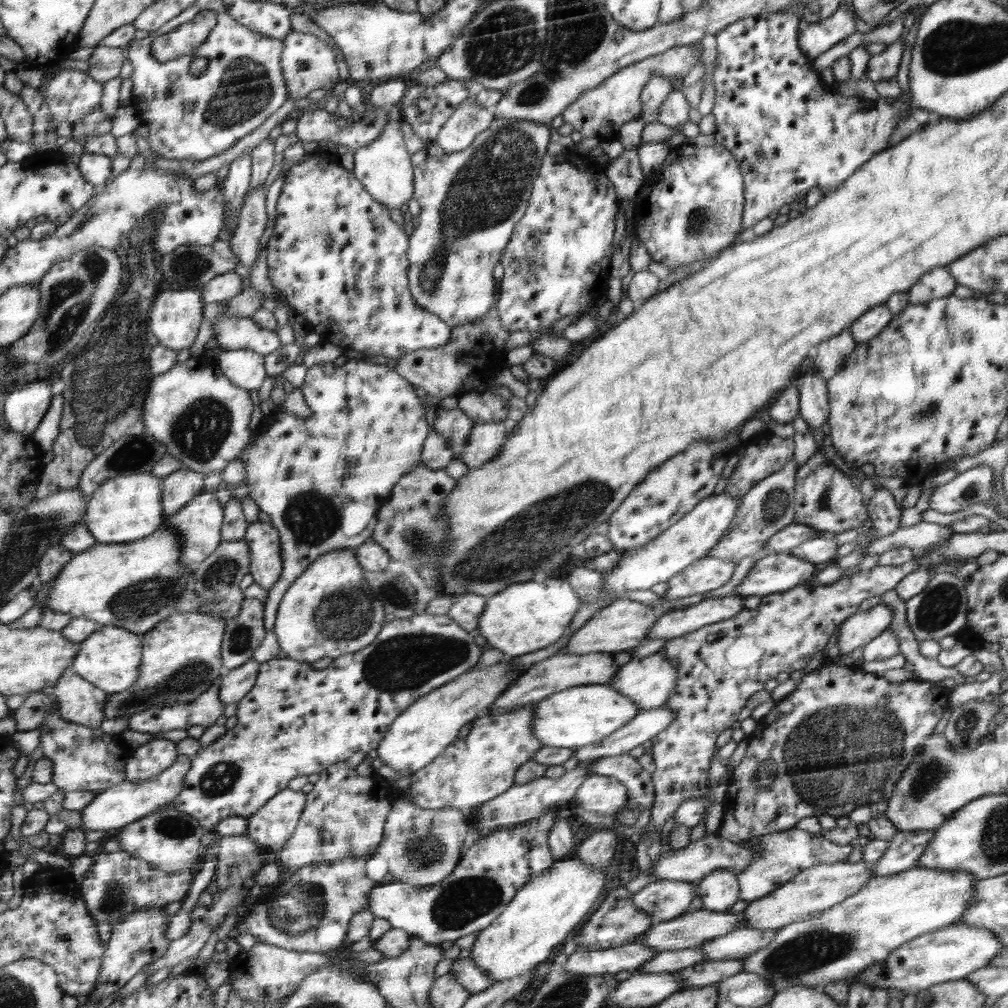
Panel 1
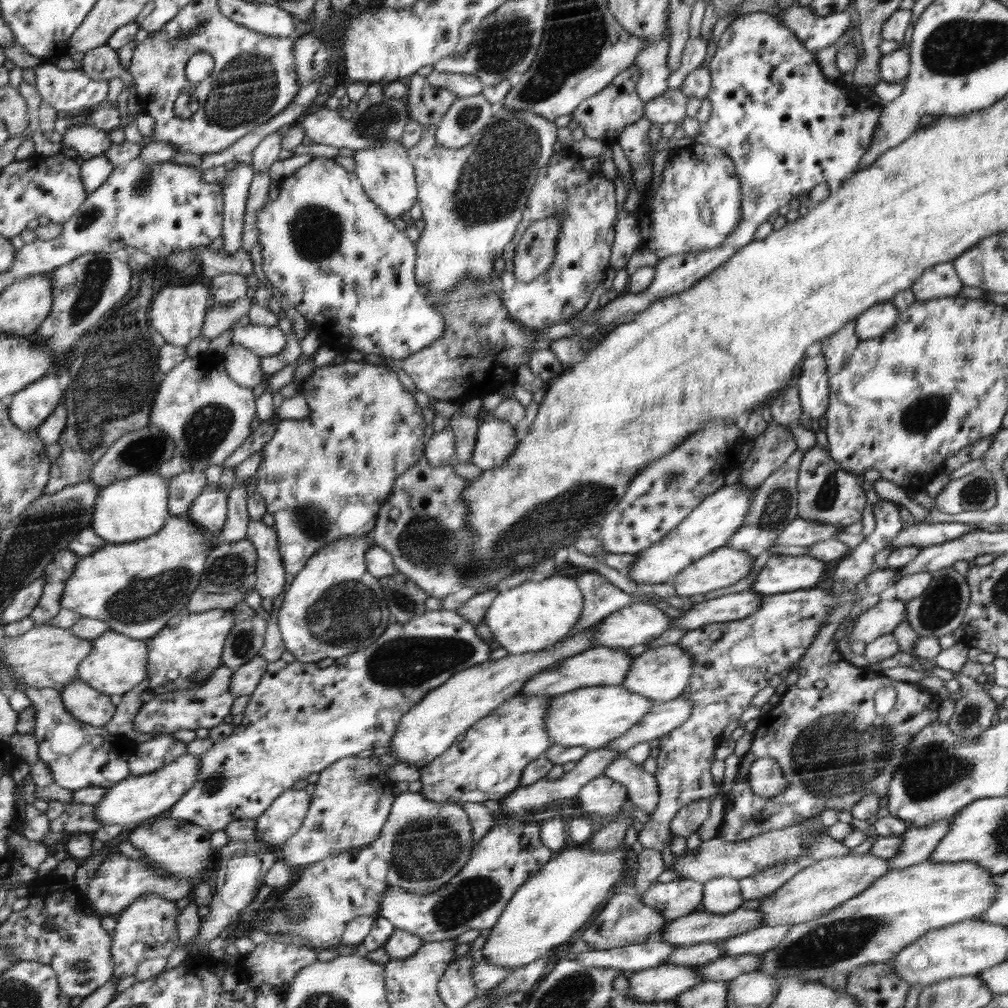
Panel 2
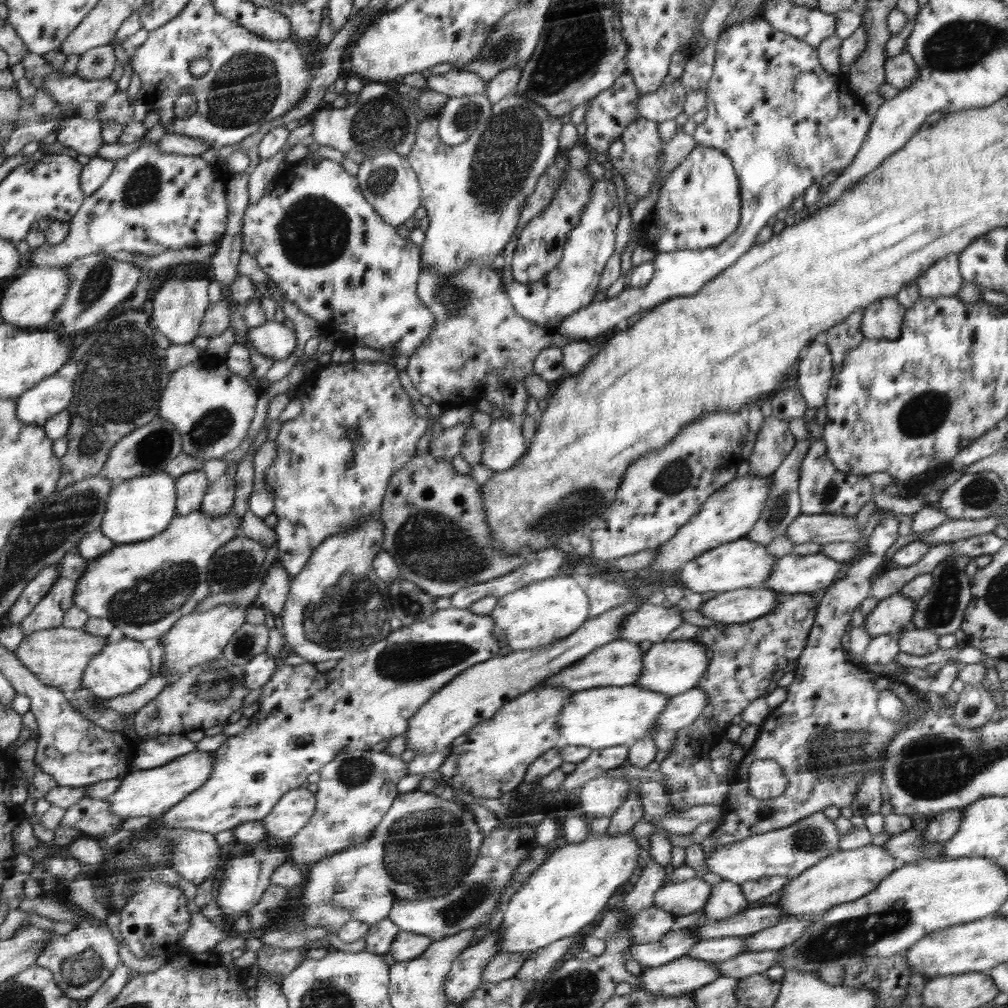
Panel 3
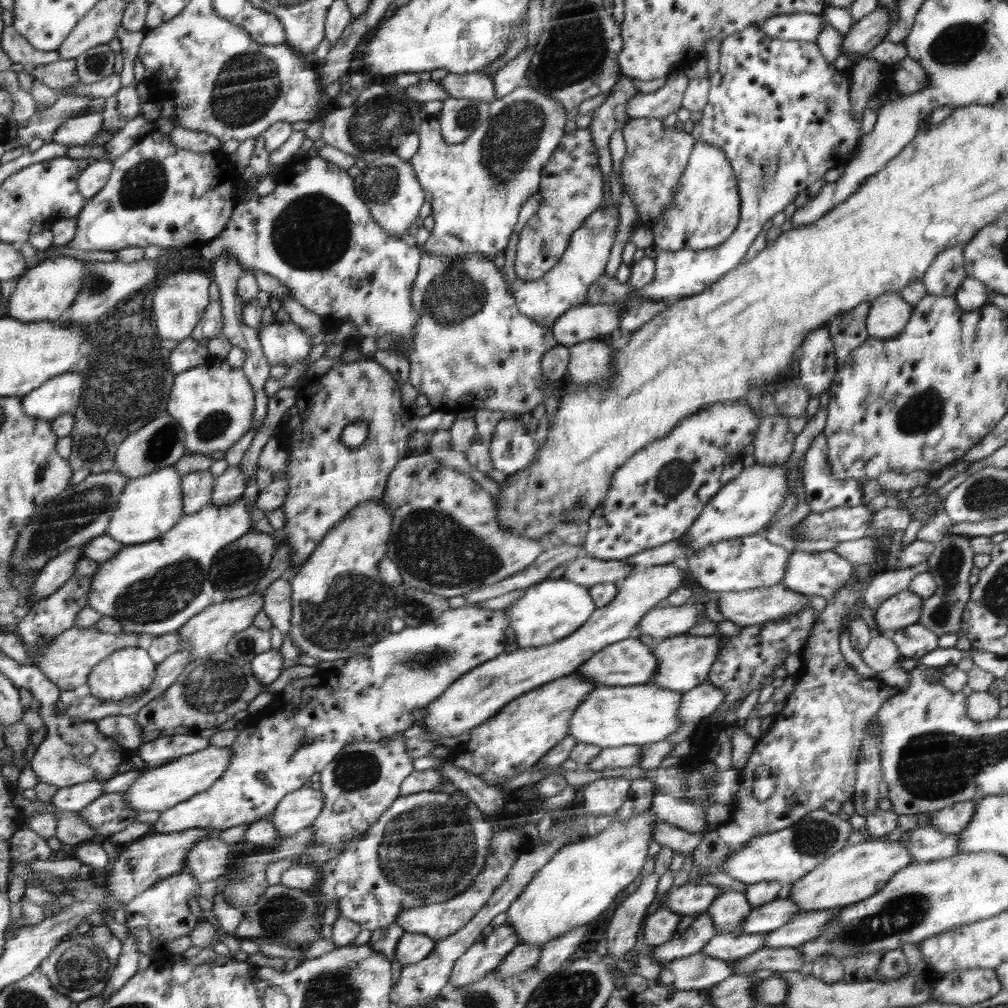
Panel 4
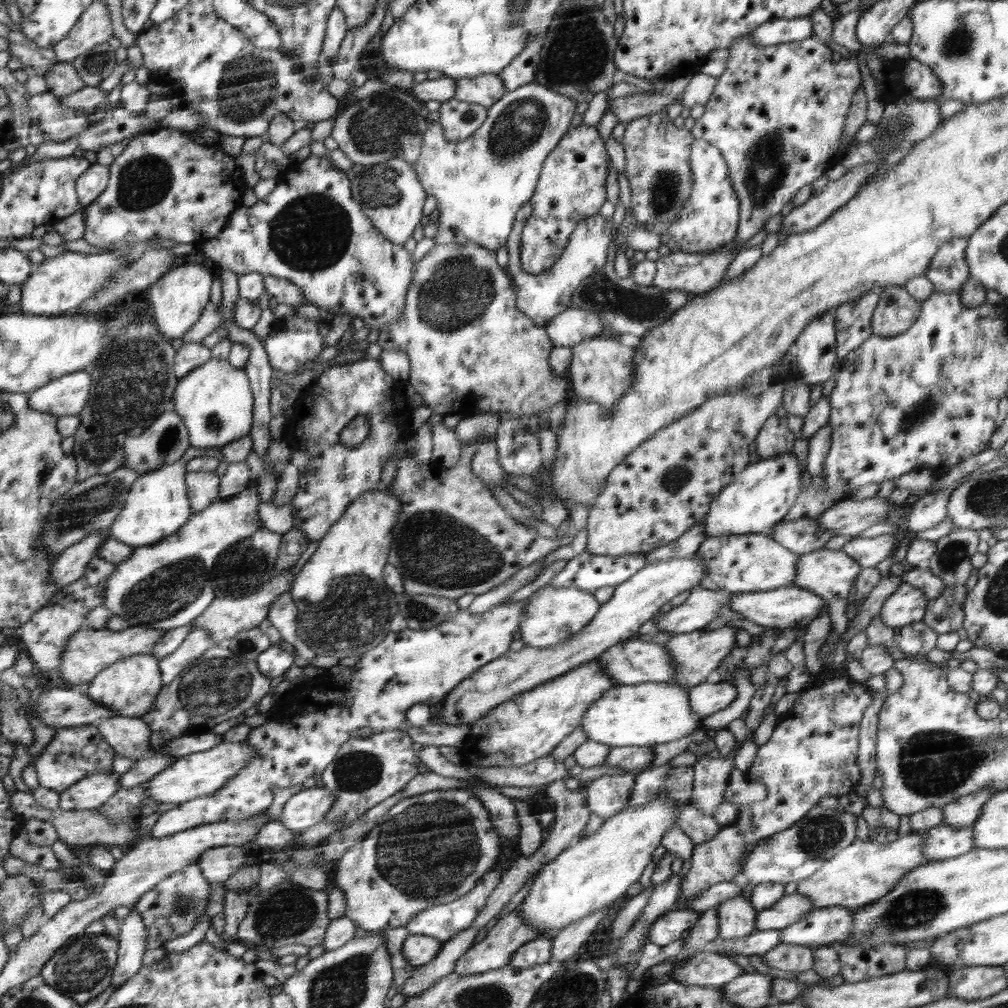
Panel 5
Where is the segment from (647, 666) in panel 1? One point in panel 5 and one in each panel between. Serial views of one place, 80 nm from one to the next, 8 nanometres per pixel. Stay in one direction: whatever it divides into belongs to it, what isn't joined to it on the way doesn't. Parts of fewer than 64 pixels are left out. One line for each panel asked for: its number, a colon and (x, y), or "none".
2: (661, 674)
3: (670, 667)
4: (683, 662)
5: (697, 653)

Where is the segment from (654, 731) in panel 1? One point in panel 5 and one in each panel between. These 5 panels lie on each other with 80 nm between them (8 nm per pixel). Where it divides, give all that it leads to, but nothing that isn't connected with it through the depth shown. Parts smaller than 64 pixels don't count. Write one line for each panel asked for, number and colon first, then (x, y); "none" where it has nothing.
2: (664, 717)
3: (683, 709)
4: (700, 702)
5: (707, 698)

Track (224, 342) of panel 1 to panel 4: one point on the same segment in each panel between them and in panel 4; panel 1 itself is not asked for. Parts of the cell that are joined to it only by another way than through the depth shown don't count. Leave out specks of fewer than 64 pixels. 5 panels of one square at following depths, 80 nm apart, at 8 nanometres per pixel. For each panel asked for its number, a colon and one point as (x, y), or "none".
2: (267, 341)
3: (274, 340)
4: (284, 343)

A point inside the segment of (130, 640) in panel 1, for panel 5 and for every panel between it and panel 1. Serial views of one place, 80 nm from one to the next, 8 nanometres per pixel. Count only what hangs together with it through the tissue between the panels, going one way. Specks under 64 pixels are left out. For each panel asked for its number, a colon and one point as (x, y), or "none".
2: (117, 662)
3: (123, 667)
4: (128, 672)
5: (129, 687)

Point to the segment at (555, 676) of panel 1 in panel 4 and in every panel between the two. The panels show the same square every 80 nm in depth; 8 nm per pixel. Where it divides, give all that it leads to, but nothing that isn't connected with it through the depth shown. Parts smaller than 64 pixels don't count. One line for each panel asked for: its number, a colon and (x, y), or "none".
2: (601, 666)
3: (621, 662)
4: (629, 662)

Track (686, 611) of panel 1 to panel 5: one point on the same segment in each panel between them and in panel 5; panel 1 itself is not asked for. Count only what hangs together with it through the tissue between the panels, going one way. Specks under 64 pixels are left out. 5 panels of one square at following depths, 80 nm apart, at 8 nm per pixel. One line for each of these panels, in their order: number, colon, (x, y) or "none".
2: (732, 606)
3: (737, 606)
4: (752, 607)
5: (788, 606)

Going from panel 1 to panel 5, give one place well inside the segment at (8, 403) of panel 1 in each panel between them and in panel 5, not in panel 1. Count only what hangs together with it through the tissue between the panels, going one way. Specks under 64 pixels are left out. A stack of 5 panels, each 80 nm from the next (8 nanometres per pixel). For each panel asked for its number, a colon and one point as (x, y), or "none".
2: (30, 408)
3: (51, 396)
4: (59, 395)
5: (68, 395)

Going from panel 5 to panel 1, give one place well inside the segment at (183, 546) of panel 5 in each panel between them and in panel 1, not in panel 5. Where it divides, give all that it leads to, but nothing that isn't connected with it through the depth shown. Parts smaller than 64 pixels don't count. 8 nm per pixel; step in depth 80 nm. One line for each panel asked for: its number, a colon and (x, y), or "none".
1: (134, 586)
2: (136, 587)
3: (144, 588)
4: (155, 587)

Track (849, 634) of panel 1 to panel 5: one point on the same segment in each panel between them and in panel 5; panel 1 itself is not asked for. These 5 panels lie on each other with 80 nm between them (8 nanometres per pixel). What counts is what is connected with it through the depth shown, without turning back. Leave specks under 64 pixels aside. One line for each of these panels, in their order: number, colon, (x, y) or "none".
2: (881, 619)
3: (895, 612)
4: (903, 609)
5: (908, 603)

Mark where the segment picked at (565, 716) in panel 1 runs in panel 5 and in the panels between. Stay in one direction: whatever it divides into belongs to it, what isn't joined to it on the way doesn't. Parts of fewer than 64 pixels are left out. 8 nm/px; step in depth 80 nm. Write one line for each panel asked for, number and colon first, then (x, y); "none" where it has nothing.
2: (592, 716)
3: (600, 717)
4: (612, 716)
5: (650, 713)

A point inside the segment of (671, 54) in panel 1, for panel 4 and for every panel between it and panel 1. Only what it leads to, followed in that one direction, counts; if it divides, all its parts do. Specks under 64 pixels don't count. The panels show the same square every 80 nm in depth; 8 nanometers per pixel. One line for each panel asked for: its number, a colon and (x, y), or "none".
2: (603, 117)
3: (608, 114)
4: (612, 115)

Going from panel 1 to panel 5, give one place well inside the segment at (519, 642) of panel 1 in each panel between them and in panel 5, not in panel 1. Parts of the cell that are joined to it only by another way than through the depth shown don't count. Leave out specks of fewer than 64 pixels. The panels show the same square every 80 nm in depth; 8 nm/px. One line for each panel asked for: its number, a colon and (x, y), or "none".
2: (534, 615)
3: (540, 613)
4: (547, 612)
5: (555, 614)

